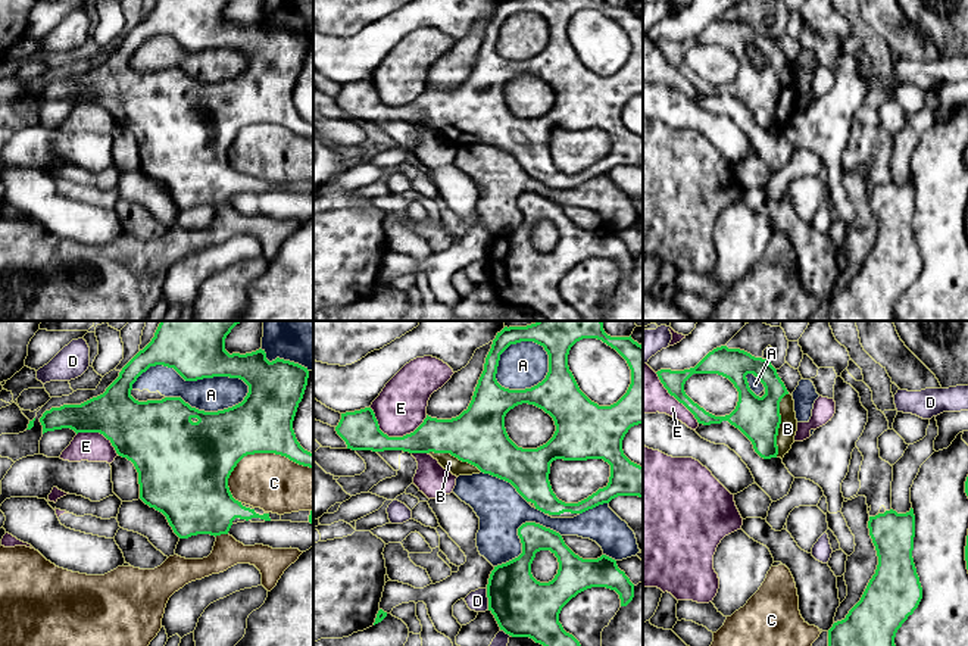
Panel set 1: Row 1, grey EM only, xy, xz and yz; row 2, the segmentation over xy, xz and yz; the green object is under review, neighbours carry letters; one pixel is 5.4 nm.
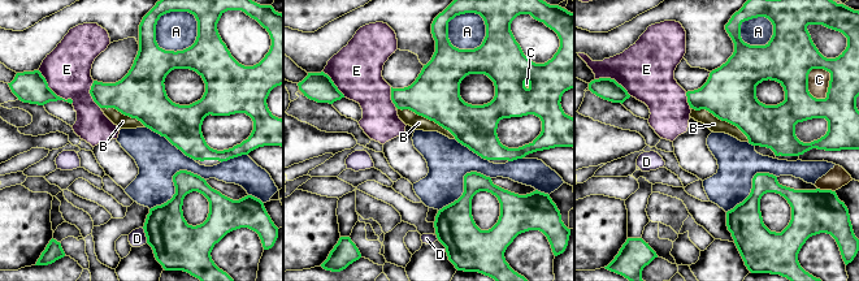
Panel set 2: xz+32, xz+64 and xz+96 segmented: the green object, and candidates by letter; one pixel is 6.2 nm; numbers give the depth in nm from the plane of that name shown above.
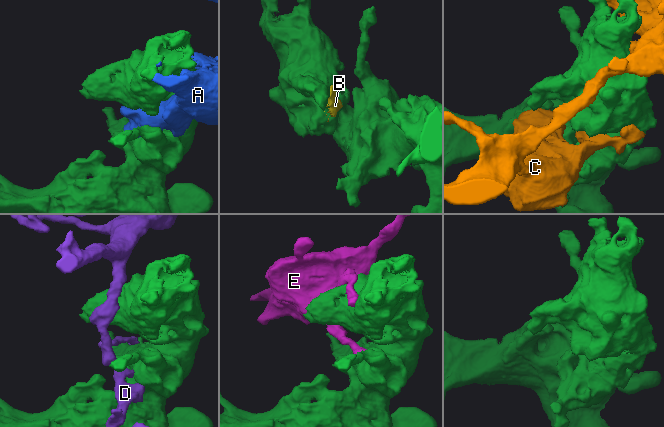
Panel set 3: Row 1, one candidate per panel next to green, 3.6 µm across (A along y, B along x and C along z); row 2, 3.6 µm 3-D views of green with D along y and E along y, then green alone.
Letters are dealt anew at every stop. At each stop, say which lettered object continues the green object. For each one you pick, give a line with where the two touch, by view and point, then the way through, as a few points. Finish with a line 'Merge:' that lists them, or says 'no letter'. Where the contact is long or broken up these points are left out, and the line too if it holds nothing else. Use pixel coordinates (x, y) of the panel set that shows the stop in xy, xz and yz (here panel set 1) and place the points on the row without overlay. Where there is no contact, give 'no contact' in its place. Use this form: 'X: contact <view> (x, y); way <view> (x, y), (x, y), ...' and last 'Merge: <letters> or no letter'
B: contact yz (780, 93)
Merge: B

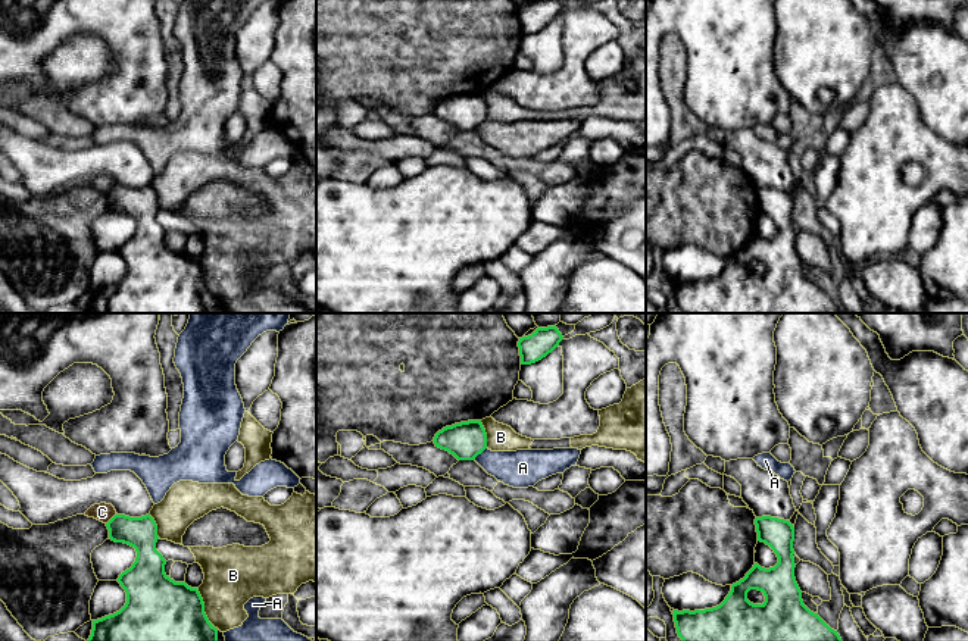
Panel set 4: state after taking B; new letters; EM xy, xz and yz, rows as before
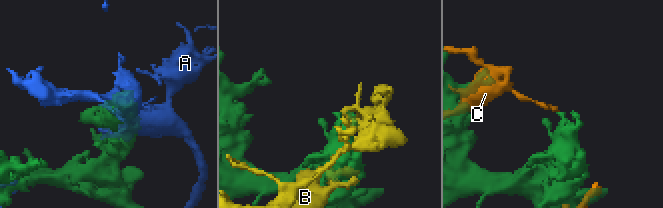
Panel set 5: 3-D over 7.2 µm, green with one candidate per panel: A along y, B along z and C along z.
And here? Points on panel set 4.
Merge: no letter

